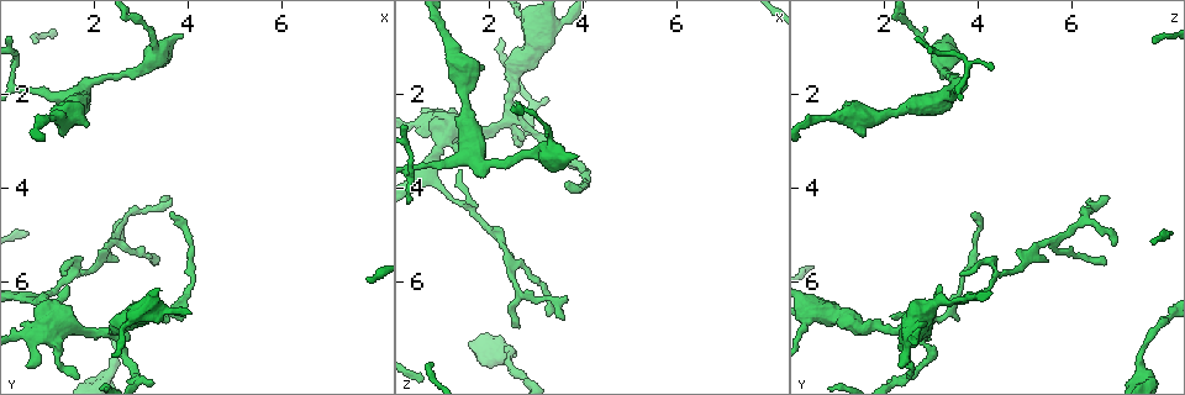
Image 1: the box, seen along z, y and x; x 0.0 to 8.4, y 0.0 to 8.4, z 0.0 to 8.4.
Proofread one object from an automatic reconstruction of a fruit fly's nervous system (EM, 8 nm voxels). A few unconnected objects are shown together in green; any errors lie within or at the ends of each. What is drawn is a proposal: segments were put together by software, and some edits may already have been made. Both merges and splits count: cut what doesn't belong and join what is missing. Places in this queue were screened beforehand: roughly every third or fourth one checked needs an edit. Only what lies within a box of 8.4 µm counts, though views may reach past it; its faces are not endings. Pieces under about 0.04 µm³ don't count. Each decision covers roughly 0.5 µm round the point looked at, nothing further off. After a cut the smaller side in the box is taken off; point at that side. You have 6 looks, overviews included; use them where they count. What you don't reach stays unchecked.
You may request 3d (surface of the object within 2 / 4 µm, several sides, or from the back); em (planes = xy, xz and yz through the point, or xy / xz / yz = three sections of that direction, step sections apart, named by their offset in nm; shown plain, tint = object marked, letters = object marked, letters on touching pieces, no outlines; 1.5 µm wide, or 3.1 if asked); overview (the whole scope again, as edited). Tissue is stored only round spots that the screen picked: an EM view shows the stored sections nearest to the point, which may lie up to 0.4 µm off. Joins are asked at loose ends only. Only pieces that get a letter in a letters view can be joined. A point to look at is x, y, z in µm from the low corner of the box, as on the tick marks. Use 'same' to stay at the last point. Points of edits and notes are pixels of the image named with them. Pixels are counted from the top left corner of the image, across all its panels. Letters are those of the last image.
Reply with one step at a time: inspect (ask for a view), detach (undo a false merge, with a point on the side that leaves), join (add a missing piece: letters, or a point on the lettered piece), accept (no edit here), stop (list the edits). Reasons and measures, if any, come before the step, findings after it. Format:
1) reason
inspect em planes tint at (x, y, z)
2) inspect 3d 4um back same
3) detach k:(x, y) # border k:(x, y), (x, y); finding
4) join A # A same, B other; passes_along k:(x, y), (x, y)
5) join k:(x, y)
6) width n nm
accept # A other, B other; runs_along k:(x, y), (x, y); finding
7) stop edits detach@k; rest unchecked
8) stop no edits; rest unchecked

branch stops here
inspect 3d 2um at (3.85, 0.75, 3.25)

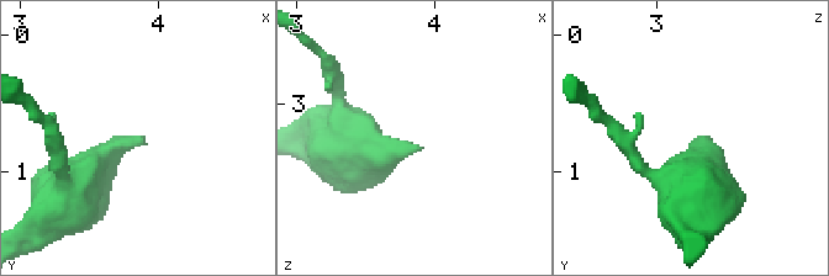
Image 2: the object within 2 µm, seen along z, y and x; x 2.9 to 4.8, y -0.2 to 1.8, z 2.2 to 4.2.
inspect em planes letters at (3.88, 0.80, 3.30)

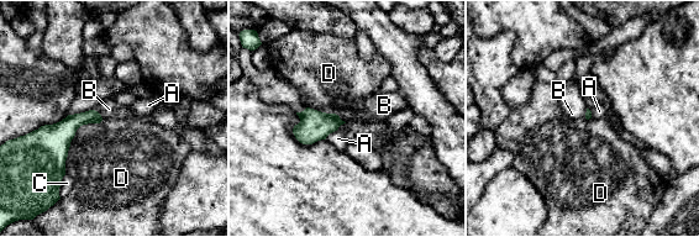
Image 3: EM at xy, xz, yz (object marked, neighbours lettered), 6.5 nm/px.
longest_contact D 400 nm
join B # A other, B same, C other, D other; passes_along 3:(64, 130), (99, 114), (109, 109); it goes on there

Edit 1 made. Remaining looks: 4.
redraw
inspect overview

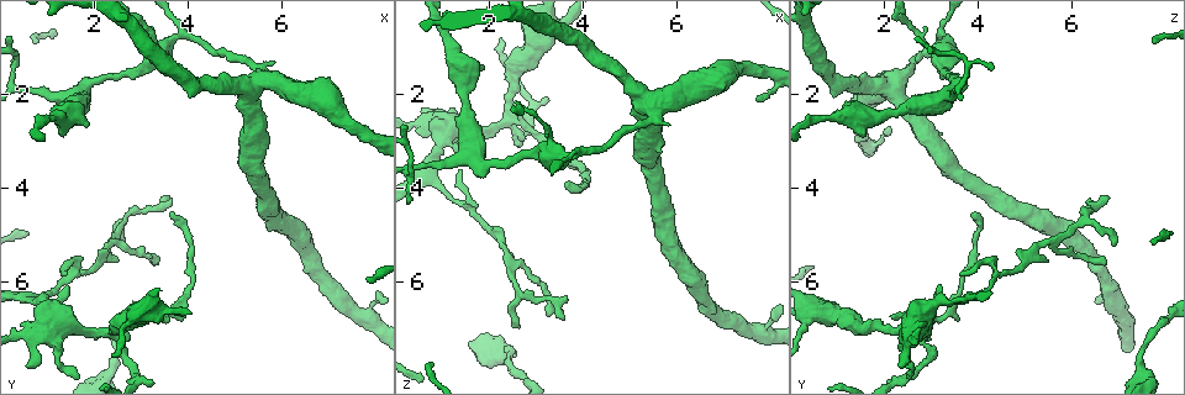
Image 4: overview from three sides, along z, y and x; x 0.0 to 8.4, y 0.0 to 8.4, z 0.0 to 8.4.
tapers out
inspect 3d 4um back at (3.65, 4.20, 6.80)

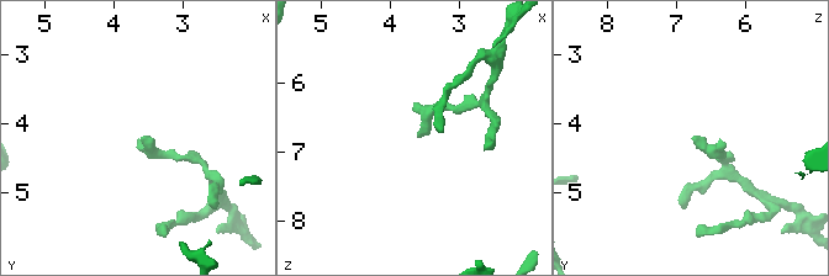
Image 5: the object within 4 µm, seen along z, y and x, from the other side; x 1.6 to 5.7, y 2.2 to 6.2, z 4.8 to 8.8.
shape alone is not enough
inspect em yz step 4 letters at (3.60, 4.25, 6.75)

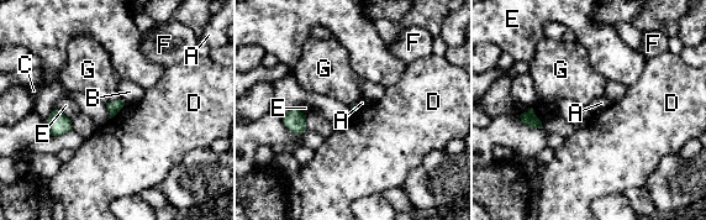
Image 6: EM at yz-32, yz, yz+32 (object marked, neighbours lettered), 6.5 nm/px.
inspect em planes letters same

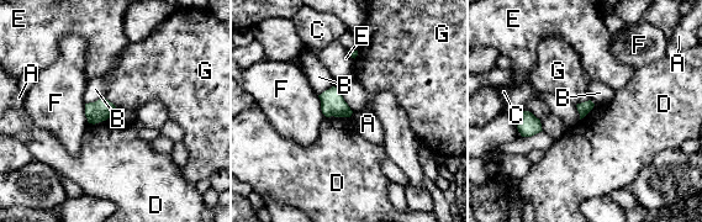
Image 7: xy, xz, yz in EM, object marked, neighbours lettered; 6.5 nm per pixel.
width 80 nm
accept # A other, B other, C other, D other, E other, F other, G other; border 7:(350, 115), (326, 117); none of them fits

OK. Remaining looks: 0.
stop edits join@3; rest unchecked

